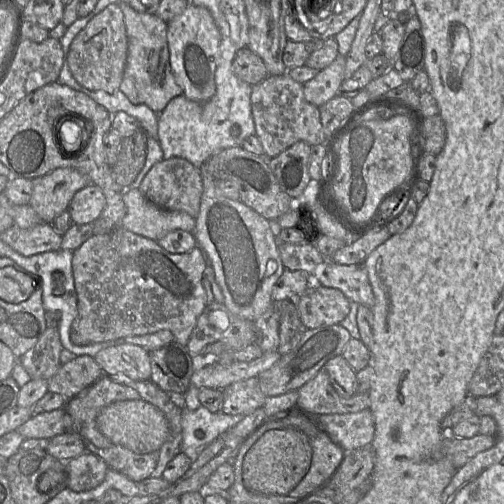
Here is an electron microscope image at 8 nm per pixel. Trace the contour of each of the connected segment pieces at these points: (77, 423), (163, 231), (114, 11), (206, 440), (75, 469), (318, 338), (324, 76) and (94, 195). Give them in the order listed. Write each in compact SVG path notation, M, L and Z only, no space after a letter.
M103 374L94 384L92 384L85 391L83 391L82 393L78 394L77 396L71 399L67 399L65 411L70 415L72 419L72 431L65 431L65 432L75 433L79 435L81 439L88 439L92 444L94 444L98 448L109 448L112 446L113 443L98 430L96 425L96 418L99 412L104 407L117 401L139 400L139 399L141 399L141 397L136 390L125 384L114 382L110 376Z
M126 188L123 201L126 215L121 227L126 230L155 241L174 230L184 230L194 234L194 217L182 211L166 210L154 205L139 189Z
M109 4L95 15L73 39L68 64L76 81L91 90L114 93L120 88L127 60L128 39L123 12L118 4Z
M190 386L184 394L185 409L182 415L181 452L194 461L200 452L221 434L239 423L244 415L212 413L201 406L199 388Z
M85 452L66 462L66 486L74 492L84 492L99 486L109 467L92 452Z
M340 324L306 329L294 349L281 356L271 368L257 376L262 392L266 397L271 397L298 390L312 379L328 360L342 355L345 345L351 338L349 331Z
M338 55L326 68L303 84L305 99L319 107L338 95L338 89L344 79L346 56Z
M90 183L73 196L68 212L75 224L93 223L99 218L106 206L106 197L102 190Z

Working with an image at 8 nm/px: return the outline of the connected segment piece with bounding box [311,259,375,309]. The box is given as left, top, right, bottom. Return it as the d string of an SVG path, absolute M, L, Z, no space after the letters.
M331 260L319 264L311 275L313 283L339 289L352 302L372 309L375 298L363 265L342 265Z

